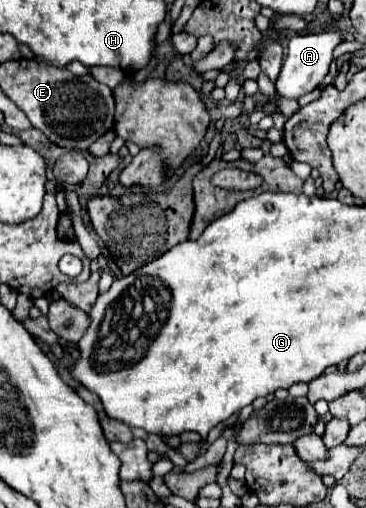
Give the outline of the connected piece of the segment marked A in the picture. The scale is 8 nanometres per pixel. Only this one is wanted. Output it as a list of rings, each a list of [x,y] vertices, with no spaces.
[[[326,31],[318,35],[296,35],[288,43],[288,55],[286,61],[280,69],[280,75],[276,79],[276,95],[280,99],[300,99],[302,95],[314,91],[324,77],[328,75],[330,61],[332,61],[332,51],[334,47],[342,41],[342,37],[336,31]]]

